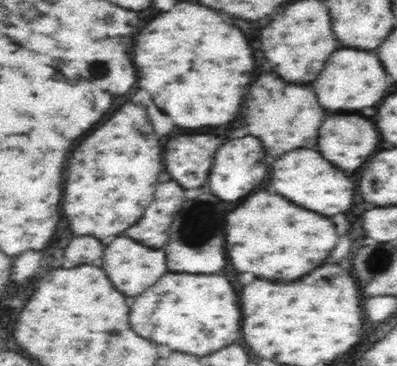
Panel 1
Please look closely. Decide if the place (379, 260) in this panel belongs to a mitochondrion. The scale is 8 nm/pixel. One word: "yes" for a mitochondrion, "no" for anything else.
yes

